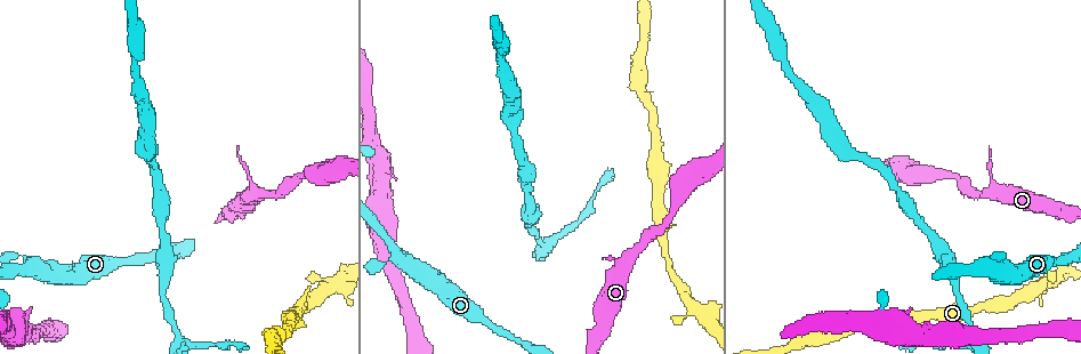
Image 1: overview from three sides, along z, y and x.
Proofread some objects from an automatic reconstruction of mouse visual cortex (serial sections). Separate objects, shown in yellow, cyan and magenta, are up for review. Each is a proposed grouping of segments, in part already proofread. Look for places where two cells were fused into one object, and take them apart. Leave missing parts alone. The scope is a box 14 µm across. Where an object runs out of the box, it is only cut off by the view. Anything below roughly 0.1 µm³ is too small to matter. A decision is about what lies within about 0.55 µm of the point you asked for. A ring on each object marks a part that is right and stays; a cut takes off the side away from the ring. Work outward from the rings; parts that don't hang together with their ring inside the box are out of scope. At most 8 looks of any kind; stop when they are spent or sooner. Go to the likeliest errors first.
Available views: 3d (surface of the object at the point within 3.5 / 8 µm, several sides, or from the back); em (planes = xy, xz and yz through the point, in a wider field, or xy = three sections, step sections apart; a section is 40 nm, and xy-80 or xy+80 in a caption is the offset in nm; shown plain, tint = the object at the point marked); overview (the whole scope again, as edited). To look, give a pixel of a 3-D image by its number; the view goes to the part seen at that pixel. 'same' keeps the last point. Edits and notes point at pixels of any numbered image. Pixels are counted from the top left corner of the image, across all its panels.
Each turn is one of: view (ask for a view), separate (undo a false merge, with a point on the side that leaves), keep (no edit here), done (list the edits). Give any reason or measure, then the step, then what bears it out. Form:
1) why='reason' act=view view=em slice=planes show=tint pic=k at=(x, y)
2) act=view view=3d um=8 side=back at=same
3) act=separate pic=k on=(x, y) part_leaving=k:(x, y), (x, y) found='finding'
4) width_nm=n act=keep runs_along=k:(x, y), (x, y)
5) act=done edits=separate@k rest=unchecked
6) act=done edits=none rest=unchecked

why='sudden change in width' act=view view=3d um=3.5 pic=1 at=(396, 253)

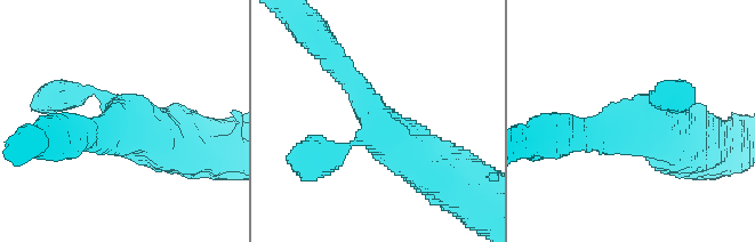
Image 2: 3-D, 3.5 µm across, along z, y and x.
arms=3 arm_widths_nm=150,350,700 act=view view=em slice=planes show=tint pic=2 at=(373, 116)

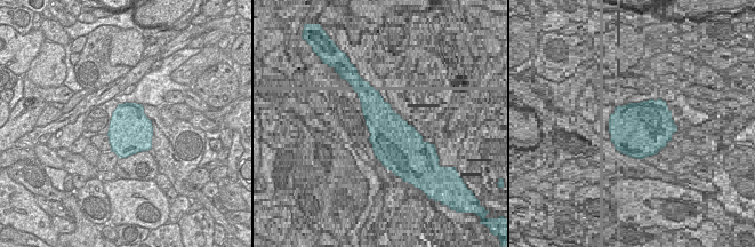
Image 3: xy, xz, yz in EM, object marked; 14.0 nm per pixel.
width_nm=600 act=keep runs_along=2:(448, 179), (387, 132), (342, 72) found='continuous, no second cell'

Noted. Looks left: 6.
why='calibre changes' act=view view=3d um=8 pic=1 at=(657, 141)

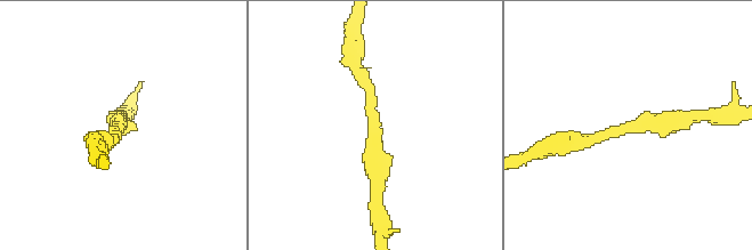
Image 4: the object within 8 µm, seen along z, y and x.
arm_widths_nm=300,600 act=view view=em slice=xy step=1 show=tint pic=4 at=(373, 127)

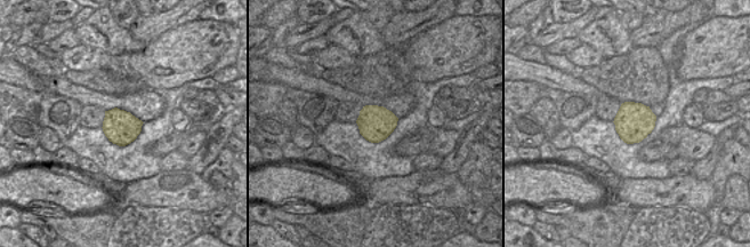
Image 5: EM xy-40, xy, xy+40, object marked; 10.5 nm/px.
act=keep runs_along=4:(663, 123), (633, 126), (599, 137) found='continuous, no second cell'

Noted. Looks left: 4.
why='thick turns thin' act=view view=3d um=3.5 pic=1 at=(257, 196)

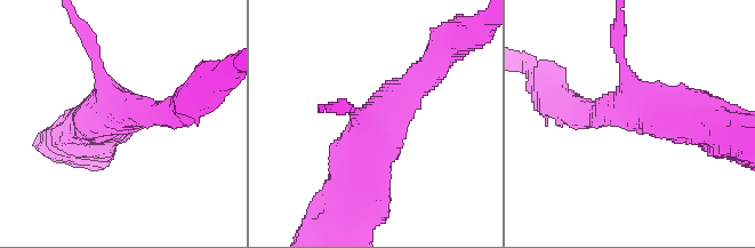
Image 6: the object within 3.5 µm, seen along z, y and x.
act=keep runs_along=6:(359, 188), (380, 111), (433, 64) found='all the same cell'

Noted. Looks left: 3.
act=done edits=none rest=unchecked

